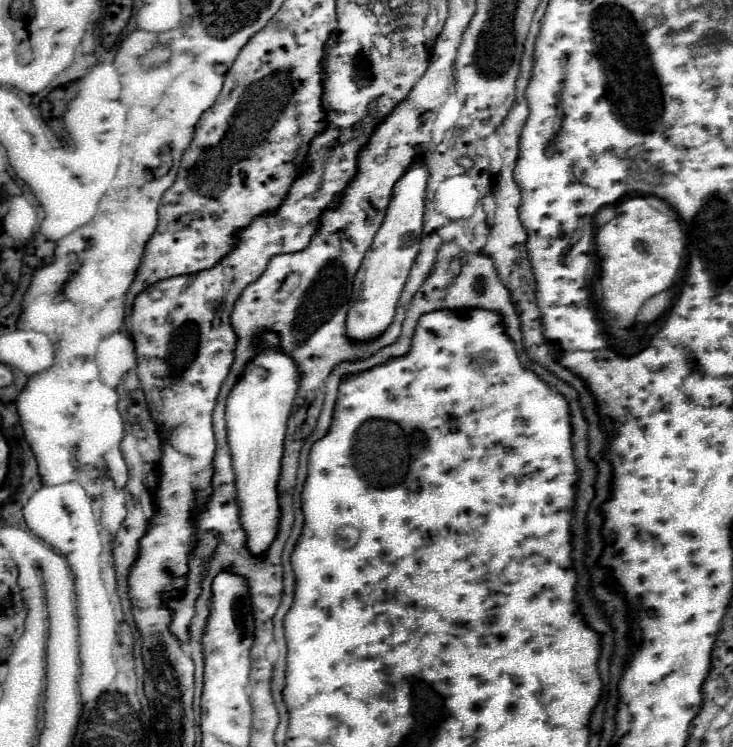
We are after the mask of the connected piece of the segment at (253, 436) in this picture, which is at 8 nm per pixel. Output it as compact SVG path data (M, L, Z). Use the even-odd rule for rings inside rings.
M266 332L264 336L260 336L258 348L262 354L258 354L246 366L242 378L232 388L226 400L228 446L232 454L232 468L236 474L240 524L248 534L248 550L252 550L252 554L264 554L264 550L272 546L272 538L276 538L276 526L280 524L280 460L284 454L286 422L298 388L298 368L294 360L280 350L278 336Z

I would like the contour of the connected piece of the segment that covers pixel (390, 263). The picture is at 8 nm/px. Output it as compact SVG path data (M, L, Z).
M414 164L406 170L406 174L396 182L392 202L386 210L384 224L374 236L370 250L364 256L360 270L354 276L352 300L346 318L346 334L354 342L366 342L384 334L390 326L396 304L400 300L402 288L418 254L420 238L422 238L422 214L424 214L424 198L426 198L426 180L428 172L424 164Z

